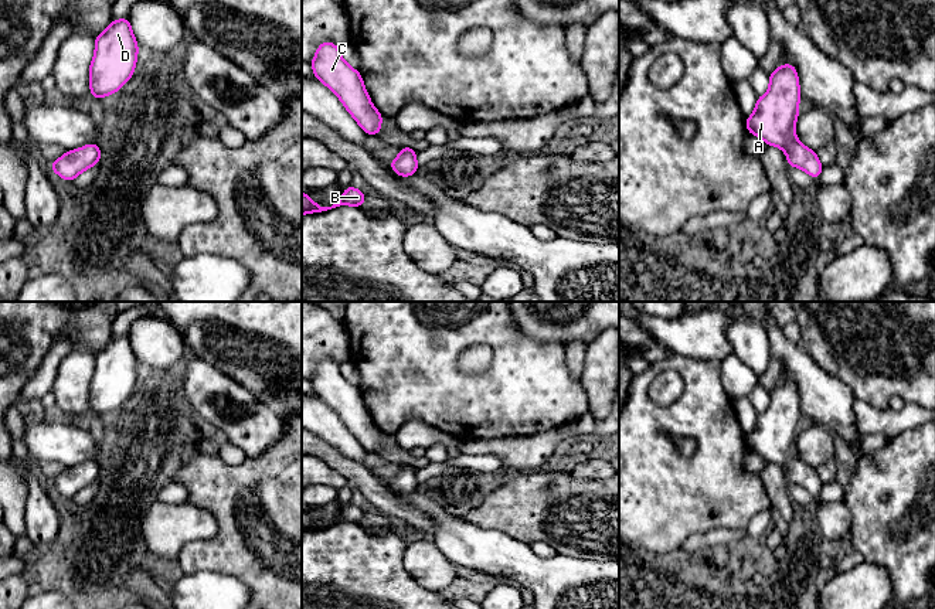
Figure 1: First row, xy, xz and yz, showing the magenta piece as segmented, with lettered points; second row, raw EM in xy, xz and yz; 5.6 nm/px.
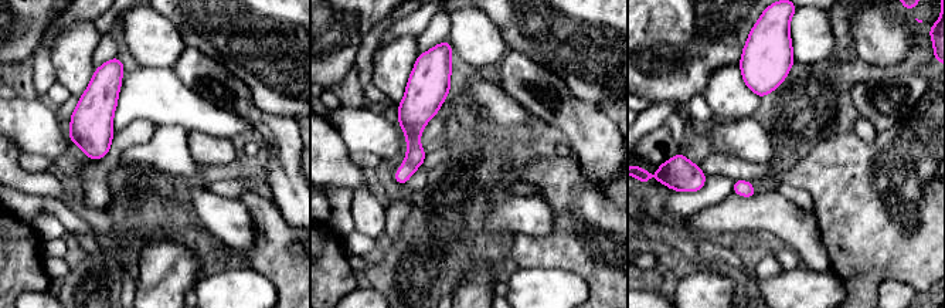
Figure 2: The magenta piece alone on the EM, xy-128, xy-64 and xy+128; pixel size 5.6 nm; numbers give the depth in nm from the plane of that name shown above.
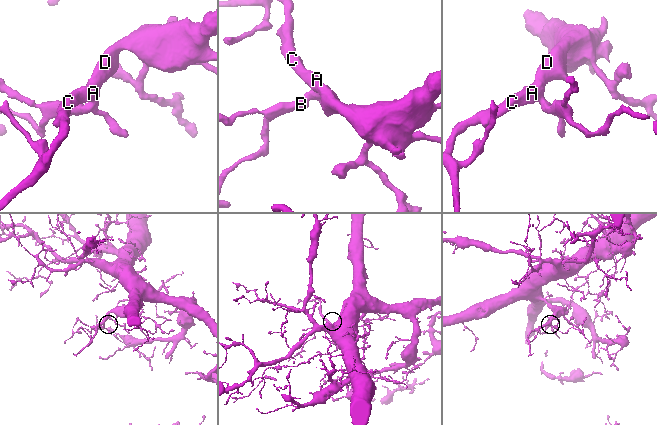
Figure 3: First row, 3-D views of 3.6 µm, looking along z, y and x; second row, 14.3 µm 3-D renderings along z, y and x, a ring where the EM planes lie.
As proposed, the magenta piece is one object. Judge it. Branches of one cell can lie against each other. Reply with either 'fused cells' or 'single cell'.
single cell

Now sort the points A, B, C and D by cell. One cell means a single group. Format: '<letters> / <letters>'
A B C D

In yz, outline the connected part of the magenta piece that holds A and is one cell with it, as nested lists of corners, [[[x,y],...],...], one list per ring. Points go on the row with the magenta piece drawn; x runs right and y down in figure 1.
[[[792,64],[778,67],[769,75],[768,92],[758,96],[754,113],[745,119],[747,130],[761,137],[766,146],[782,149],[790,167],[819,178],[823,166],[816,152],[805,147],[795,135],[800,98],[796,68]]]

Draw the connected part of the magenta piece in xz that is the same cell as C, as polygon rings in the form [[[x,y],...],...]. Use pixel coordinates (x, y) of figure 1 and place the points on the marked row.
[[[320,42],[310,62],[313,75],[334,92],[366,135],[380,135],[382,116],[371,103],[360,72],[340,55],[340,47]]]

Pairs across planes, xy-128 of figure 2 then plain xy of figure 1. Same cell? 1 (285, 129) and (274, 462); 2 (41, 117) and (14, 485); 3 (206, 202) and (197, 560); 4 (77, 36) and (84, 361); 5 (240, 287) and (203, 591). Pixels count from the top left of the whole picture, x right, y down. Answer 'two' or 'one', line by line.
1: two
2: two
3: two
4: one
5: one

